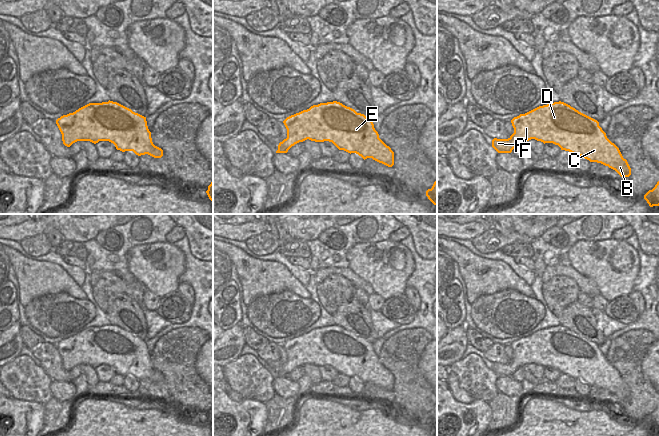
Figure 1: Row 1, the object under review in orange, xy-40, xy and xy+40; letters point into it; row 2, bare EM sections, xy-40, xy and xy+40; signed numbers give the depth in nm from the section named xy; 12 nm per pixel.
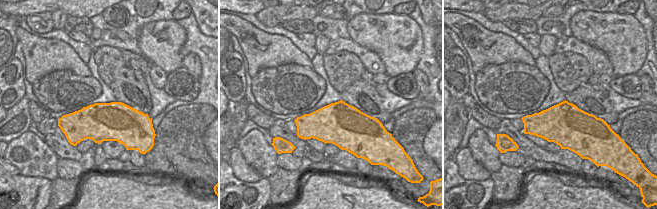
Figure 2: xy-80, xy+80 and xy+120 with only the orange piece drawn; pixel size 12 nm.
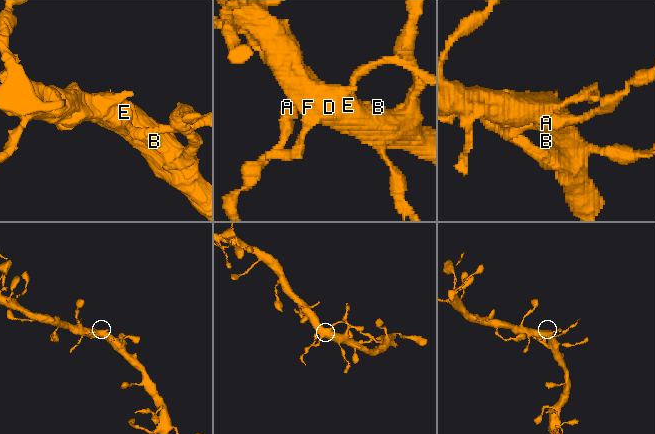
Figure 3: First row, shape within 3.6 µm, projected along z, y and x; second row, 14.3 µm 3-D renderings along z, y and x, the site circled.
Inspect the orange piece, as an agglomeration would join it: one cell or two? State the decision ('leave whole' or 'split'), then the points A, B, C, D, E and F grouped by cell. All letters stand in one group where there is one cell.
split | A / B C D E F

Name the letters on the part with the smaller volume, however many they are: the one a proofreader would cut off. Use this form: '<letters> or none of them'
A

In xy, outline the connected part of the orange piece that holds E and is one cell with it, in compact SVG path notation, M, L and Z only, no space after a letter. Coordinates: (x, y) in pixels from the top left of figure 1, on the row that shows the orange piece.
M333 101L313 105L307 110L287 117L283 121L287 129L286 146L292 146L307 139L315 142L332 142L339 150L356 153L364 160L372 158L388 167L394 165L394 152L380 138L374 128L372 119L364 114L357 113L354 109Z

